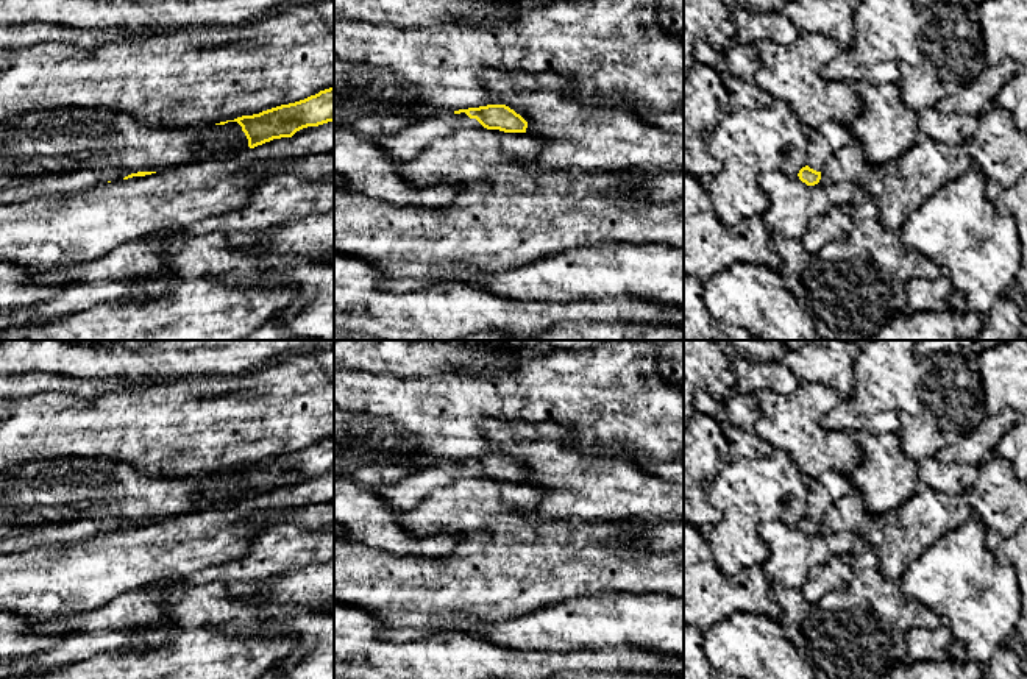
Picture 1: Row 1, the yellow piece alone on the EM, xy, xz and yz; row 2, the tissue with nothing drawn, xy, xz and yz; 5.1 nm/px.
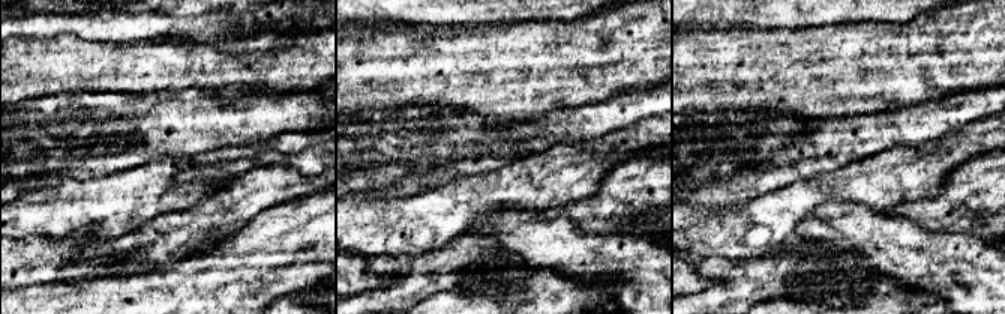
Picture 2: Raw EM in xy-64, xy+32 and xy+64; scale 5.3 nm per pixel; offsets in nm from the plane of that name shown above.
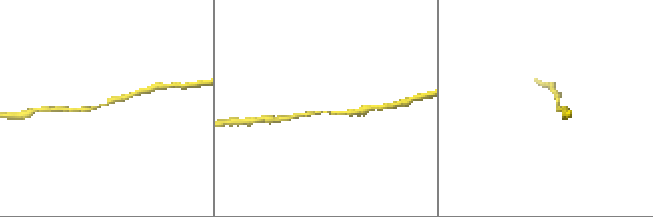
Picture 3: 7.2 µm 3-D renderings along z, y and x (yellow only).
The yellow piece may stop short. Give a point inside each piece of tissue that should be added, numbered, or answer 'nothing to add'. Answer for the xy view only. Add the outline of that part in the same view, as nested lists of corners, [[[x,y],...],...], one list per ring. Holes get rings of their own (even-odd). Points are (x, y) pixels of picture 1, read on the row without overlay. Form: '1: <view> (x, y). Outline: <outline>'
nothing to add

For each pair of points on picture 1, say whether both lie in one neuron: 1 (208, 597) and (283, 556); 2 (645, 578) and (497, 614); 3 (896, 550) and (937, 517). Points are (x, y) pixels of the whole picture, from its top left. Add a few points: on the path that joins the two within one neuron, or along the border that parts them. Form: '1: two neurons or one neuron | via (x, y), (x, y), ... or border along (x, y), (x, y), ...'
1: two neurons | border along (186, 587), (219, 583), (231, 595), (248, 598)
2: one neuron | via (607, 575), (533, 576)
3: one neuron | via (906, 540), (927, 519)

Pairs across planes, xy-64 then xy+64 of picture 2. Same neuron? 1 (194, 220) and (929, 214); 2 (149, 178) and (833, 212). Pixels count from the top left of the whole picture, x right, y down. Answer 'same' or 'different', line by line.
1: same
2: different

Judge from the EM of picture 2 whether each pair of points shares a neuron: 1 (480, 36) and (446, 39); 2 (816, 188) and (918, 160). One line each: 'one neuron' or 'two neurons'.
1: one neuron
2: one neuron

